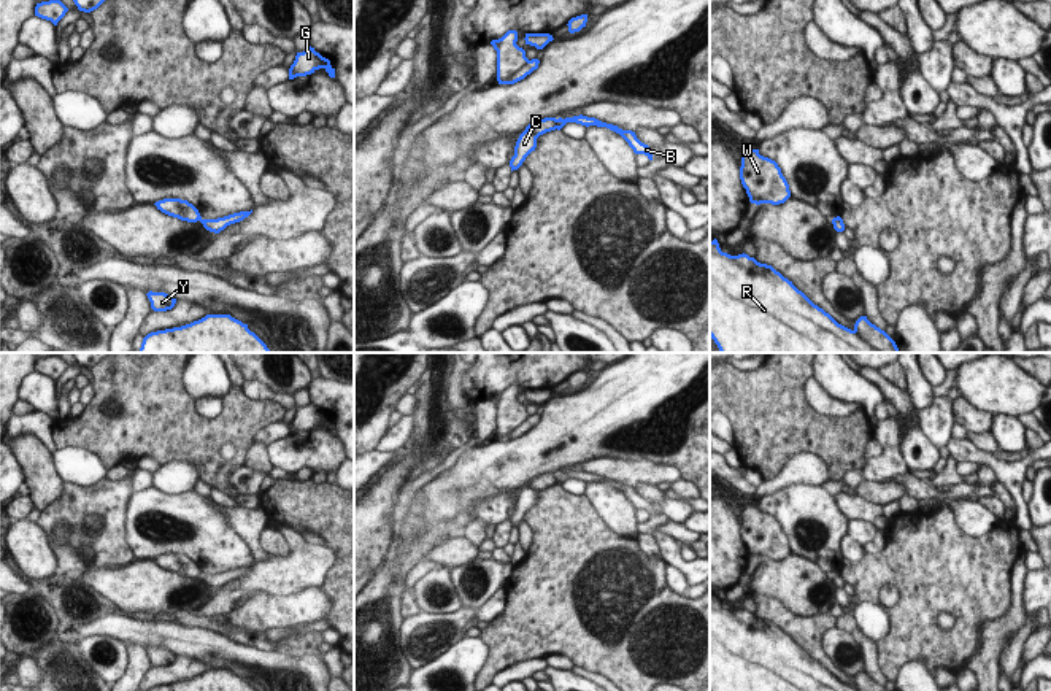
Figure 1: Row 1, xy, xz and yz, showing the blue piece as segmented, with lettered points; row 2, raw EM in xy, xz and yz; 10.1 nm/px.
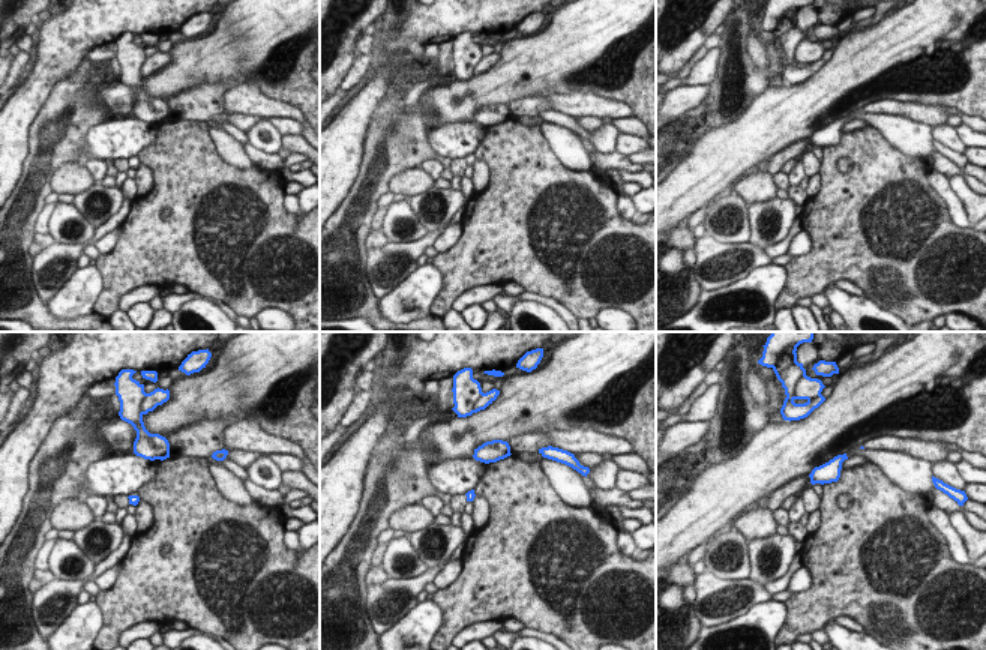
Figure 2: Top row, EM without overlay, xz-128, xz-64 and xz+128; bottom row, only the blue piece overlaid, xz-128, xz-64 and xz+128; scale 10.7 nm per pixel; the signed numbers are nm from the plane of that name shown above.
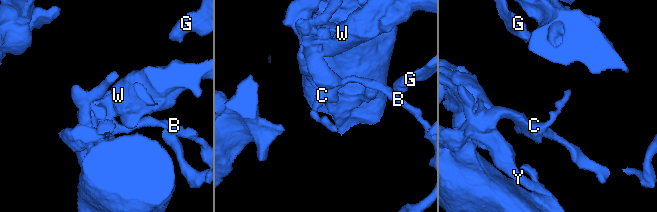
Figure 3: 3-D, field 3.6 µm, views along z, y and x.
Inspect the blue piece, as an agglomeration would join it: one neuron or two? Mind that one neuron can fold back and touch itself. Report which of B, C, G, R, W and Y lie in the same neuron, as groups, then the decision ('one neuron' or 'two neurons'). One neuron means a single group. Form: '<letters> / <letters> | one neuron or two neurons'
B C / G R W Y | two neurons

